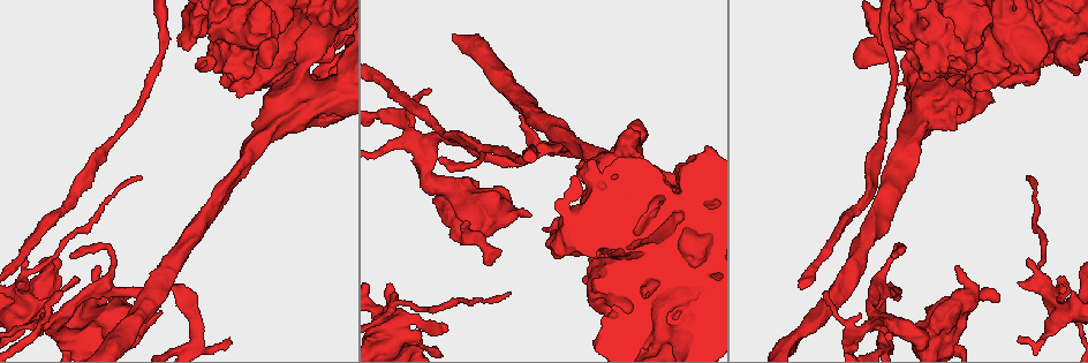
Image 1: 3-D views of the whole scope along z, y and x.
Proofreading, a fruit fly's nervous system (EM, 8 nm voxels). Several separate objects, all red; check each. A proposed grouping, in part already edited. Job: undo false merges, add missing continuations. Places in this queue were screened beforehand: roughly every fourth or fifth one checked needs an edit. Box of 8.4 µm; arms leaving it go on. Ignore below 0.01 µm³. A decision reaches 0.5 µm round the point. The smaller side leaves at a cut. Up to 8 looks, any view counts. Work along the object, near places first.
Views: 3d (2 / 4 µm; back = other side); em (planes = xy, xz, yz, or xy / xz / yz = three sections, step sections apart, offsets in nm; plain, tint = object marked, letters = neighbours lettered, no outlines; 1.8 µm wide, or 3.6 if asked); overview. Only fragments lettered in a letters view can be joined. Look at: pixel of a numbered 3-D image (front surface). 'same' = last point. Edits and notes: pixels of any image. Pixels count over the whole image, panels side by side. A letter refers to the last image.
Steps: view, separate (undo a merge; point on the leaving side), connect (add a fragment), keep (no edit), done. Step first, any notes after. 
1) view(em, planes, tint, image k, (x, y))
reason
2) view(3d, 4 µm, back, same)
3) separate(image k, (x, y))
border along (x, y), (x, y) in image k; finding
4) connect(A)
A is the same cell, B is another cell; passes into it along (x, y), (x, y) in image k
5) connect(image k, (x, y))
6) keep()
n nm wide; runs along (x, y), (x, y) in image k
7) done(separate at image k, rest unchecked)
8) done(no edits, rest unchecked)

view(3d, 4 µm, back, image 1, (308, 34))
four or more arms meet

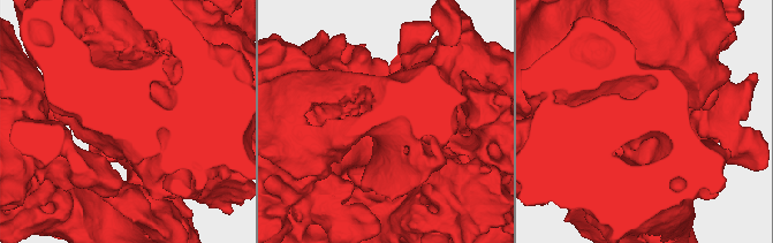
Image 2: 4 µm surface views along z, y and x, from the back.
view(em, 3.6 µm, yz, step 8, letters, same)
shape alone is not enough

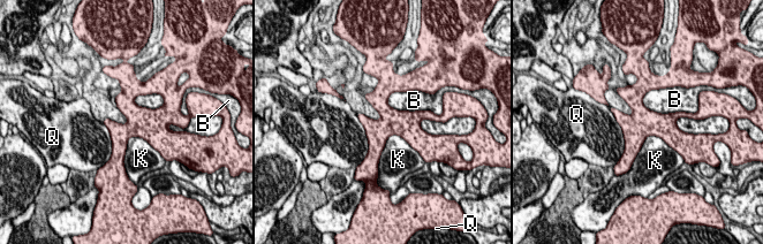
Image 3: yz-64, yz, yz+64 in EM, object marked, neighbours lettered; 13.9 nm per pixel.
view(em, 3.6 µm, planes, letters, same)

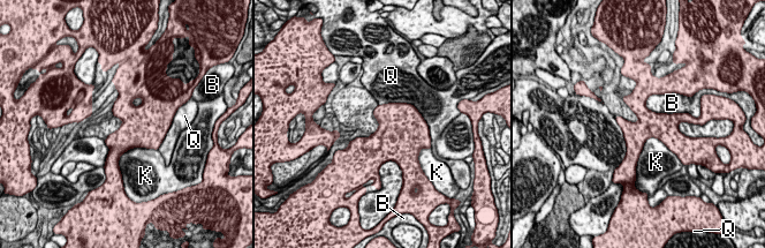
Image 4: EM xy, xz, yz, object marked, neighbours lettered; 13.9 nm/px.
keep()
B, K and Q are other cells; border along (672, 151), (649, 137), (635, 165) in image 4; all the same neuron

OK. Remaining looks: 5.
view(em, yz, step 8, letters, image 1, (229, 339))
an open end

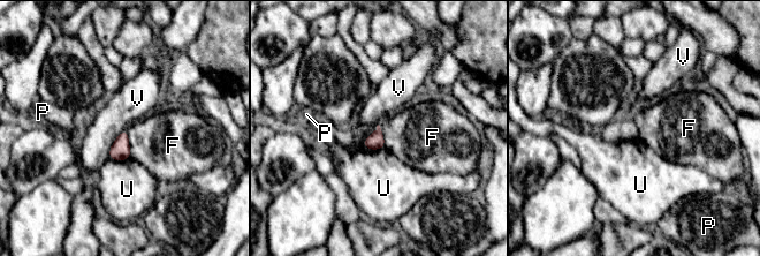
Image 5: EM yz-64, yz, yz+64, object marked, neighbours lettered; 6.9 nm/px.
view(em, planes, letters, same)

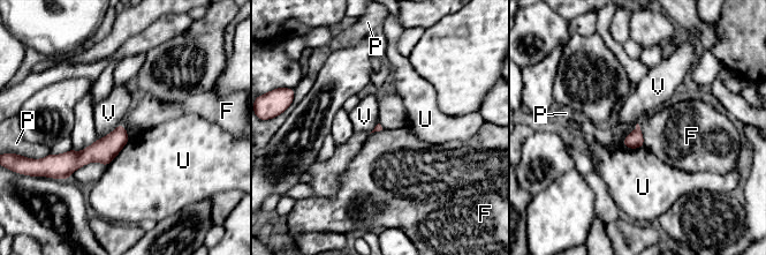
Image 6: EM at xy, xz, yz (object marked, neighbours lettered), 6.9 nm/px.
keep()
U touches over 280 nm; F, P, U and V are other cells; none of them fits

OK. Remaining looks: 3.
view(em, 3.6 µm, xy, step 16, letters, image 1, (256, 73))
thick turns thin

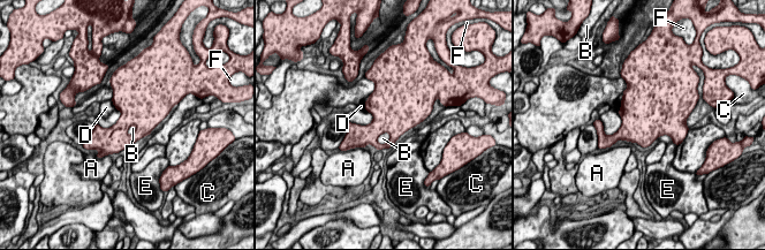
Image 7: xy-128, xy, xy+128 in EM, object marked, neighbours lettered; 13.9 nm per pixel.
keep()
A, B, C, D, E and F are other cells; border along (373, 115), (366, 124), (347, 120) in image 7; all the same neuron

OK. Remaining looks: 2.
done(no edits, rest unchecked)

